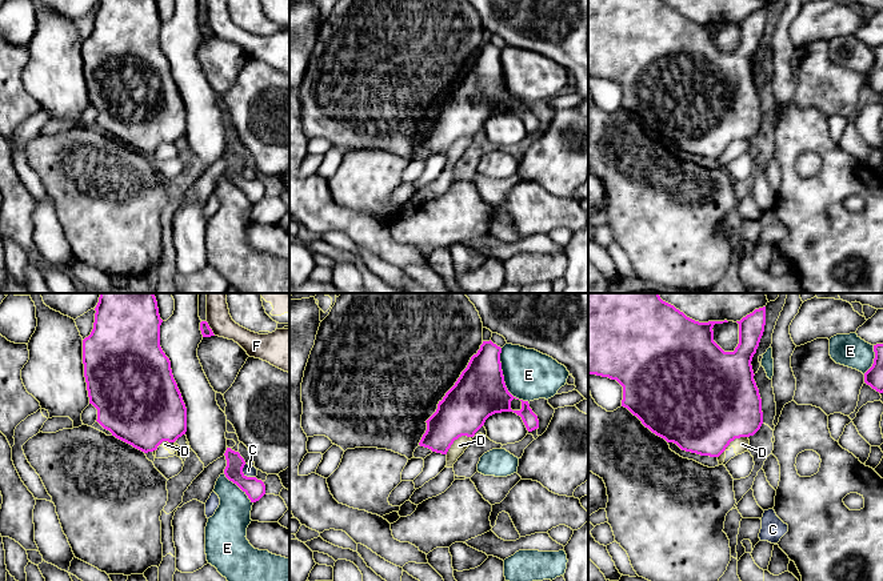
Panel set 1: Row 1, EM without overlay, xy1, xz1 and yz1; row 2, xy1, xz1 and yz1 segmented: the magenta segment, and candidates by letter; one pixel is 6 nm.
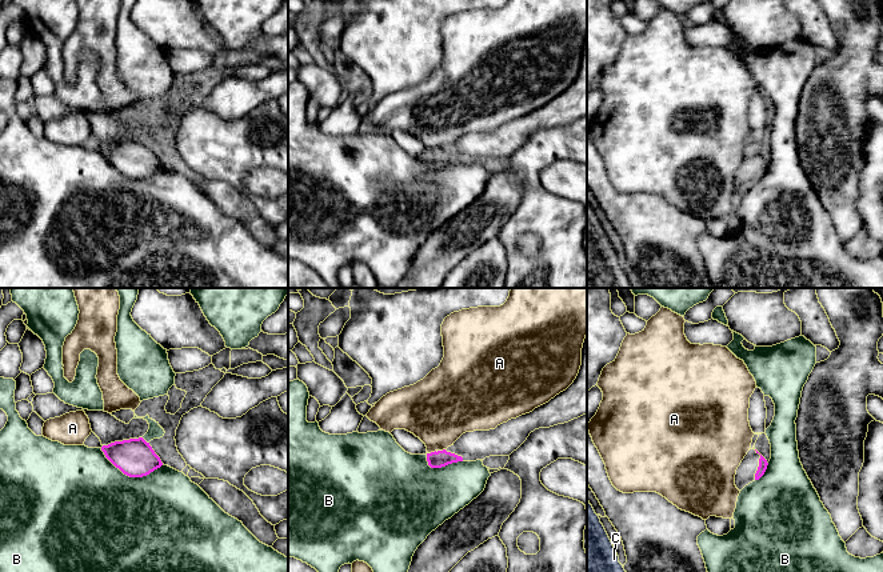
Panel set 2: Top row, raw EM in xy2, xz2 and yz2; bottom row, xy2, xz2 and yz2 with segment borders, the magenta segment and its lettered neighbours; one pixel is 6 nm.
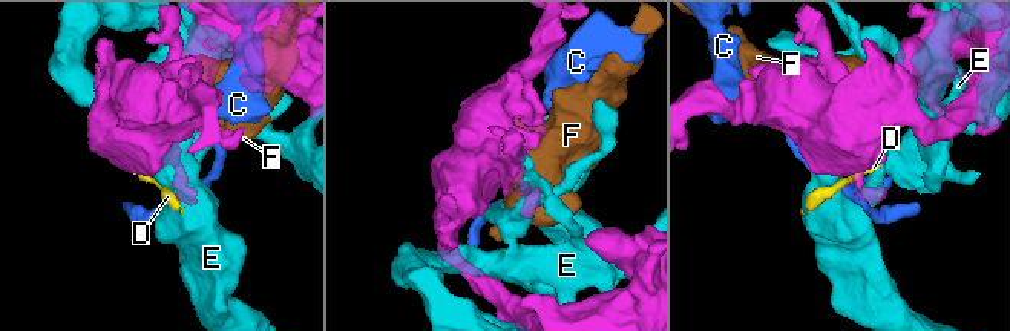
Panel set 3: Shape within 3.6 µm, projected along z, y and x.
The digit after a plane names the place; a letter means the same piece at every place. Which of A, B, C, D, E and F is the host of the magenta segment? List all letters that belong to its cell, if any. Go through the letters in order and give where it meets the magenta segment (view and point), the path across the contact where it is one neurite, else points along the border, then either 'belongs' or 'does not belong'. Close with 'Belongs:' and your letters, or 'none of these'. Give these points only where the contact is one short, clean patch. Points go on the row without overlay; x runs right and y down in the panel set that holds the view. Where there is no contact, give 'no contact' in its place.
A: contact xz2 (440, 152); does not belong
B: contact xy2 (131, 178); does not belong
C: contact xy1 (246, 177); does not belong
D: contact yz1 (731, 141); border yz1 (747, 137), (734, 140), (718, 159); does not belong
E: contact xz1 (503, 81); does not belong
F: contact xy1 (210, 29); does not belong
Belongs: none of these

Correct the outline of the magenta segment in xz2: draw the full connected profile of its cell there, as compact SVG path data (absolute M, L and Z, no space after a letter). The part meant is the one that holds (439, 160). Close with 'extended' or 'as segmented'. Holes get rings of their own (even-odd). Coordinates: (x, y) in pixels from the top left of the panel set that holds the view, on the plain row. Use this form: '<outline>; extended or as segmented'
M587 36L582 49L582 67L574 84L532 113L511 120L490 132L463 135L451 148L427 155L431 169L458 163L510 157L539 129L568 124L587 115Z; extended

